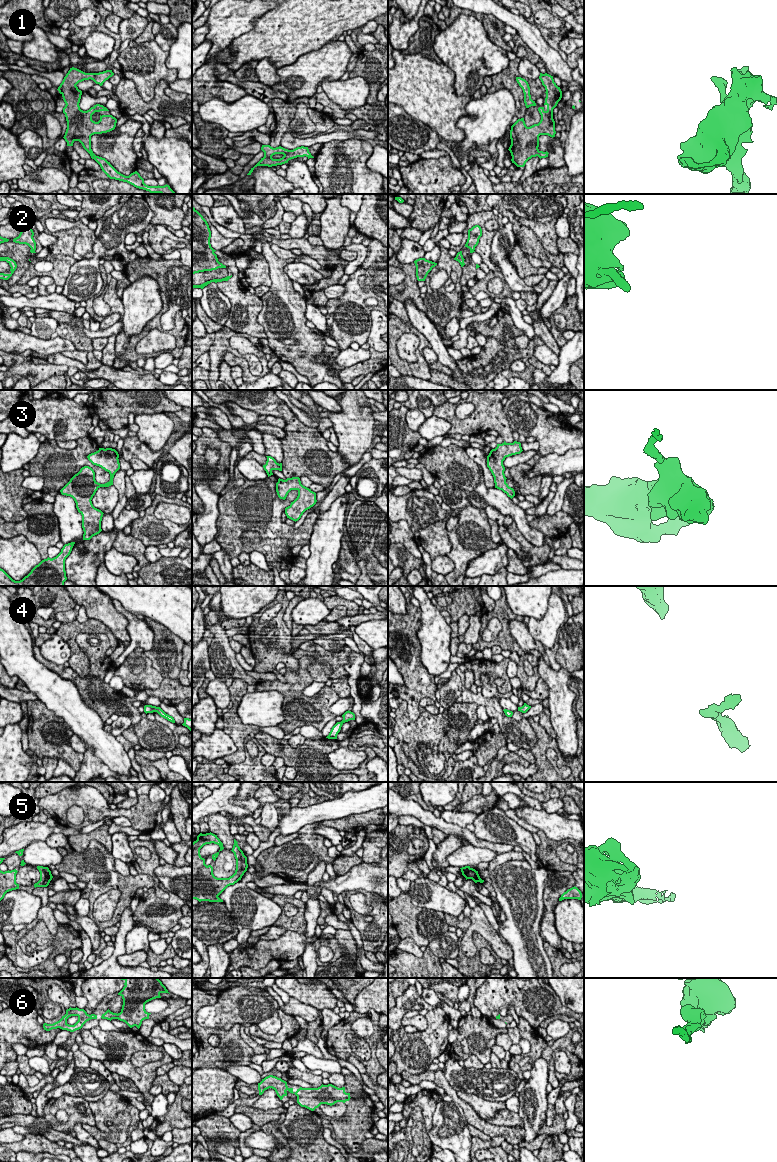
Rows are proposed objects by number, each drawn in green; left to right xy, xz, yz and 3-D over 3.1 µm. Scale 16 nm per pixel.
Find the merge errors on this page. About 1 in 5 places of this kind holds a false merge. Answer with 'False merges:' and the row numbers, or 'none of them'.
False merges: none of them

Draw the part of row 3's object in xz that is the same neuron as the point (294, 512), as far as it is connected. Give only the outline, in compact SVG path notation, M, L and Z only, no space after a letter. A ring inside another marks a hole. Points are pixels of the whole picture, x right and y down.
M299 477L287 478L286 480L278 479L276 492L280 499L285 500L291 490L297 490L298 496L285 508L285 514L287 518L296 522L306 510L316 504L316 493L303 486Z

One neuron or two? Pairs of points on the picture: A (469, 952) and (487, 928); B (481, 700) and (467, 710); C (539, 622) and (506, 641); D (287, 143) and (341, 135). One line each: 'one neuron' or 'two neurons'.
A: one neuron
B: two neurons
C: two neurons
D: one neuron

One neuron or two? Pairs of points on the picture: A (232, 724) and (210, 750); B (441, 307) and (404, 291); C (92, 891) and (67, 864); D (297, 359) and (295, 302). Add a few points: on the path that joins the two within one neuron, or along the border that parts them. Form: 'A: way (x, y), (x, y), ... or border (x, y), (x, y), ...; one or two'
A: border (222, 729), (236, 747), (235, 751), (226, 756); two
B: border (422, 298), (427, 314); two
C: way (92, 883), (75, 865); one
D: way (302, 345), (302, 333), (295, 326), (295, 316); one

